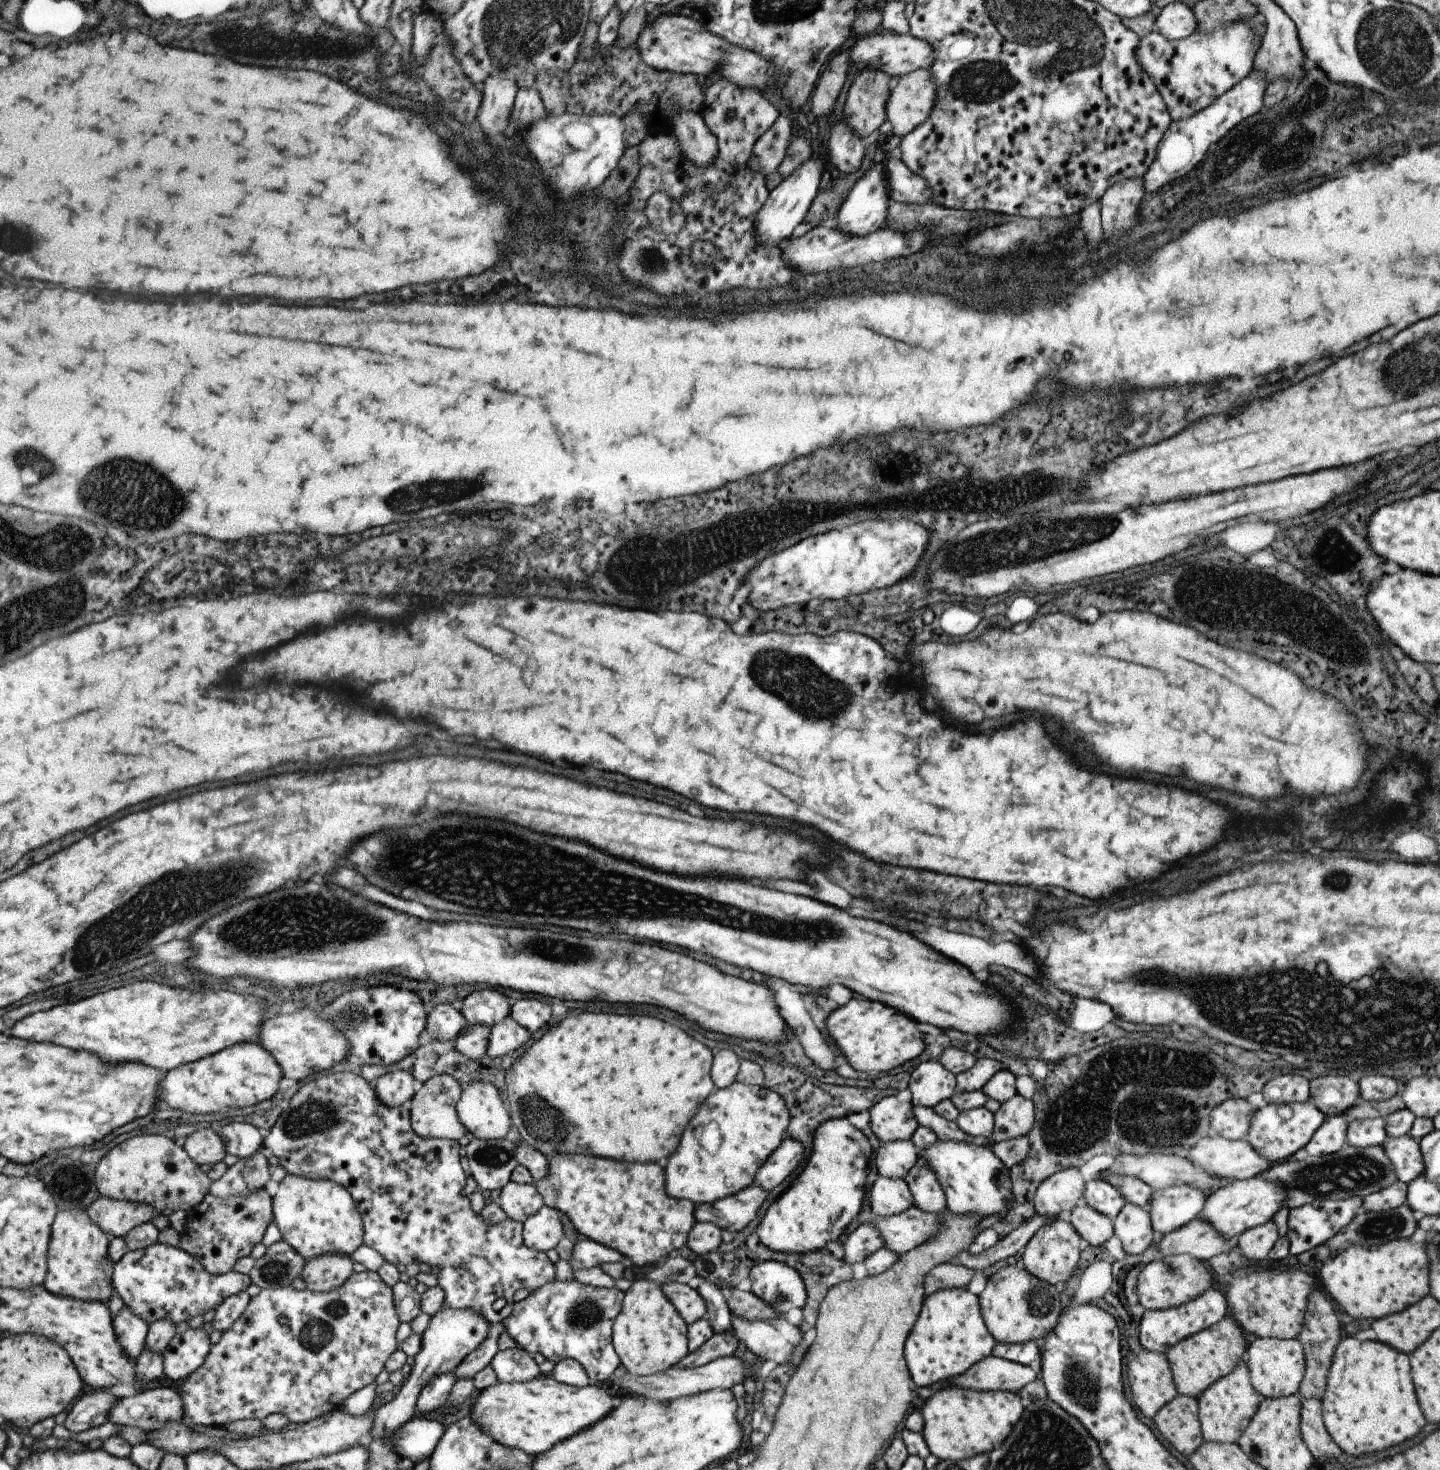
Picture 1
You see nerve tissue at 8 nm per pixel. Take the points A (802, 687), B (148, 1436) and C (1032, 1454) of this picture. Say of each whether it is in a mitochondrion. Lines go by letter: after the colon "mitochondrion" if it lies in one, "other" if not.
A: mitochondrion
B: other
C: mitochondrion

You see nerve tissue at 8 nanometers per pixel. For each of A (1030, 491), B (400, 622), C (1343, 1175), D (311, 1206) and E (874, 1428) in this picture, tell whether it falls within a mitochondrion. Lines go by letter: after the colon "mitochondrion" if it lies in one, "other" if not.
A: mitochondrion
B: other
C: mitochondrion
D: other
E: other

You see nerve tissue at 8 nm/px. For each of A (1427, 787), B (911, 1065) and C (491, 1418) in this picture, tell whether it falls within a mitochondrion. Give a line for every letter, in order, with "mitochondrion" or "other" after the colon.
A: other
B: other
C: other

